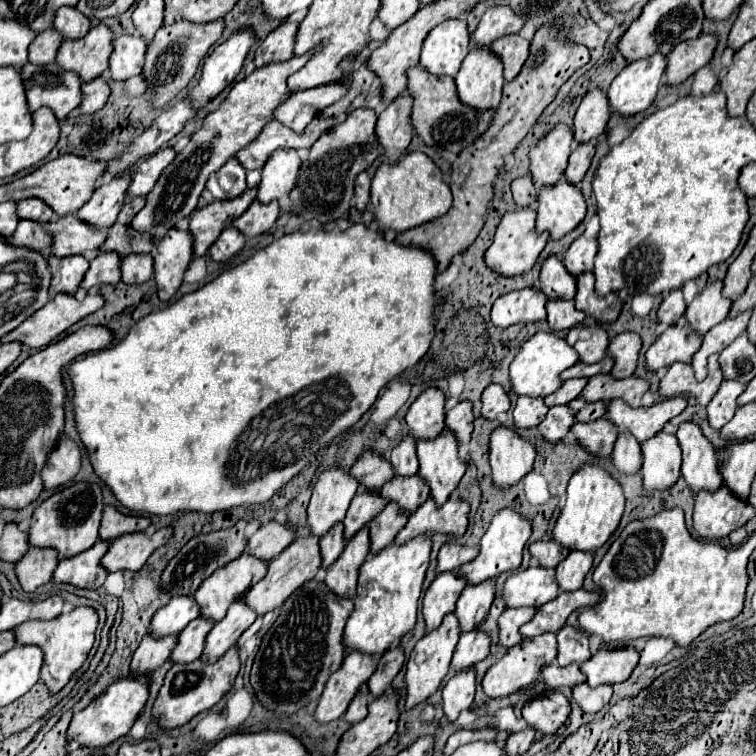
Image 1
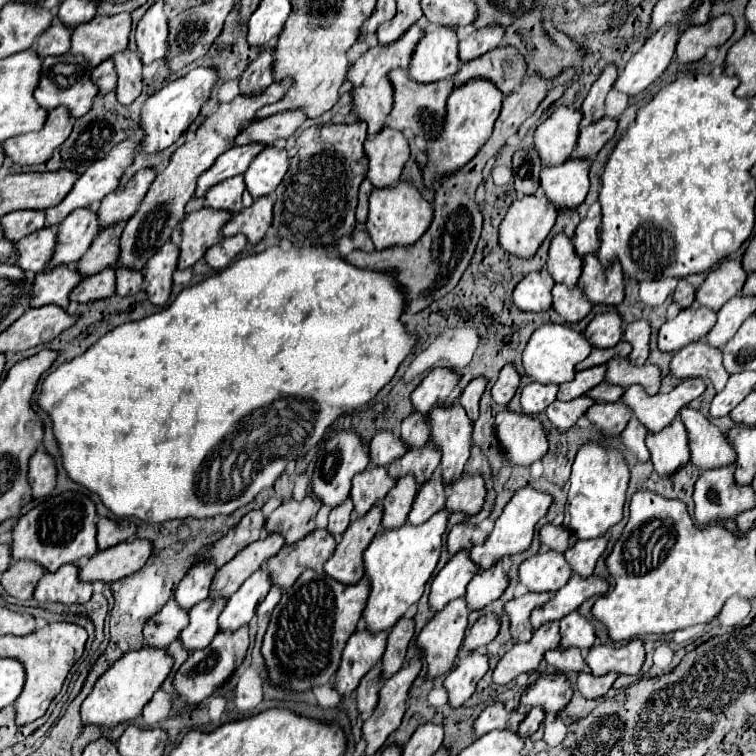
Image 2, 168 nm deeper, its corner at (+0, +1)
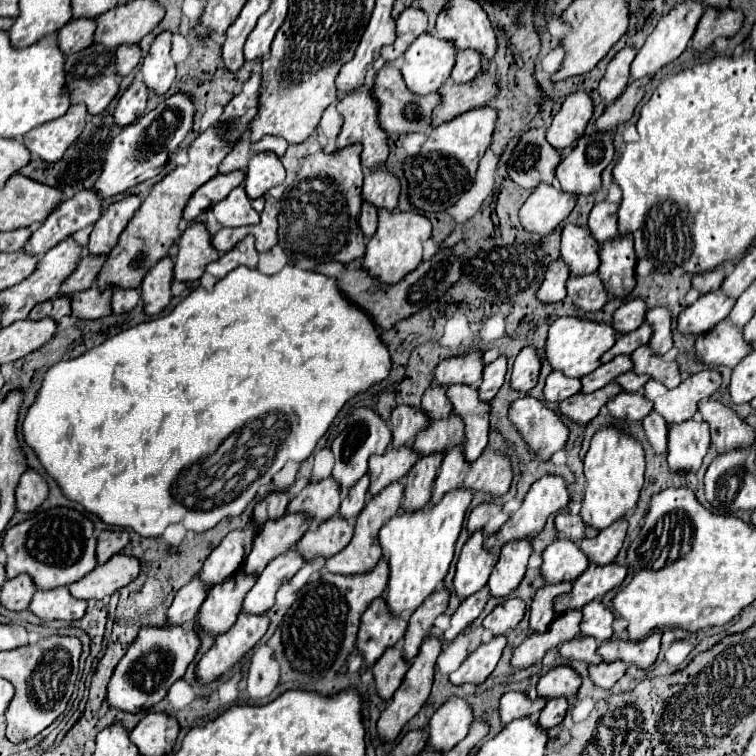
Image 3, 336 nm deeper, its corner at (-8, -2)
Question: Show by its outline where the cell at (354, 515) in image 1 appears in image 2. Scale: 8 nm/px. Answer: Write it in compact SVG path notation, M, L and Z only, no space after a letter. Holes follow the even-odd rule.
M372 465L368 467L366 471L358 473L354 479L352 479L352 491L350 491L350 497L354 501L354 517L362 517L366 515L366 511L382 501L386 497L386 493L396 485L394 479L390 479L386 467L378 467L378 465Z

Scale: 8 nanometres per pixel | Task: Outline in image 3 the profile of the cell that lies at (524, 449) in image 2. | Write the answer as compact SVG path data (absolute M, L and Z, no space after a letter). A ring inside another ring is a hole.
M524 396L510 404L510 422L518 428L528 444L528 450L540 460L548 460L554 452L564 448L568 440L566 424L546 408L542 400Z

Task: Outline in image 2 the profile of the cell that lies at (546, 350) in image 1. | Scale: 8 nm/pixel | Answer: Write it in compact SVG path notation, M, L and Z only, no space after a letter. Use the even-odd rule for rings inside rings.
M546 323L542 327L538 327L526 349L524 349L524 357L522 357L522 363L524 363L524 369L526 369L526 375L532 379L532 381L540 381L544 385L548 383L564 383L564 381L570 381L574 379L576 375L576 365L580 361L584 361L588 355L592 353L592 345L590 341L584 337L584 333L580 331L574 331L570 325L566 323Z

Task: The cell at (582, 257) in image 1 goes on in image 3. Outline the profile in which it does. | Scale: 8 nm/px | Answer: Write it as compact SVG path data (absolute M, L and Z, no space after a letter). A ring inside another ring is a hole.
M608 200L598 202L592 208L590 218L588 218L588 230L598 244L604 244L604 242L616 238L616 234L618 234L616 212L618 212L618 204L610 204Z

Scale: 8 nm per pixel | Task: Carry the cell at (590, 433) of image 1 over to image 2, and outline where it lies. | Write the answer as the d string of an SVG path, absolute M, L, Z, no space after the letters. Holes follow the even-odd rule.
M614 401L614 403L594 403L588 411L586 411L588 419L602 429L604 435L618 435L624 431L626 423L630 421L632 413L630 409L622 403L622 401Z

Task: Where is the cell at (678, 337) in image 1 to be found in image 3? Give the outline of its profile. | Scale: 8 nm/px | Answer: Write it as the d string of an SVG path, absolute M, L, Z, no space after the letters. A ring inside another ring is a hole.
M722 292L702 294L692 306L680 312L678 332L698 336L698 334L706 334L708 330L714 330L714 326L730 314L734 302L736 302L734 298Z

